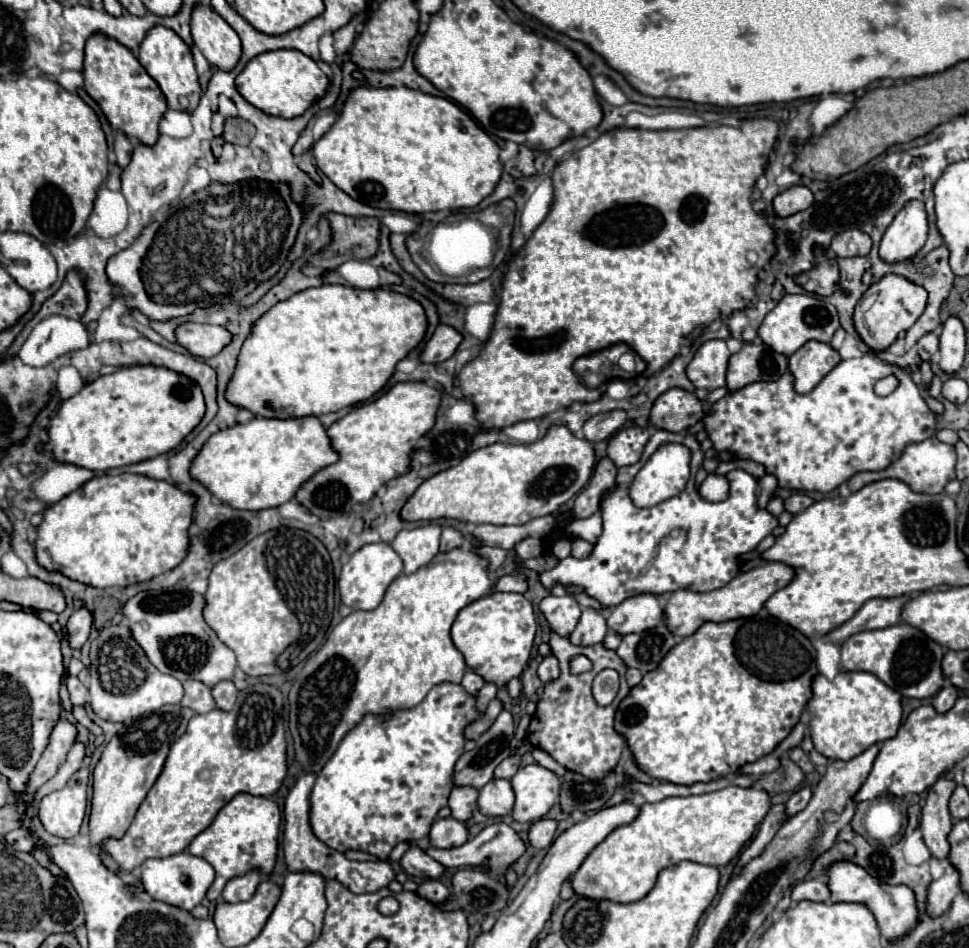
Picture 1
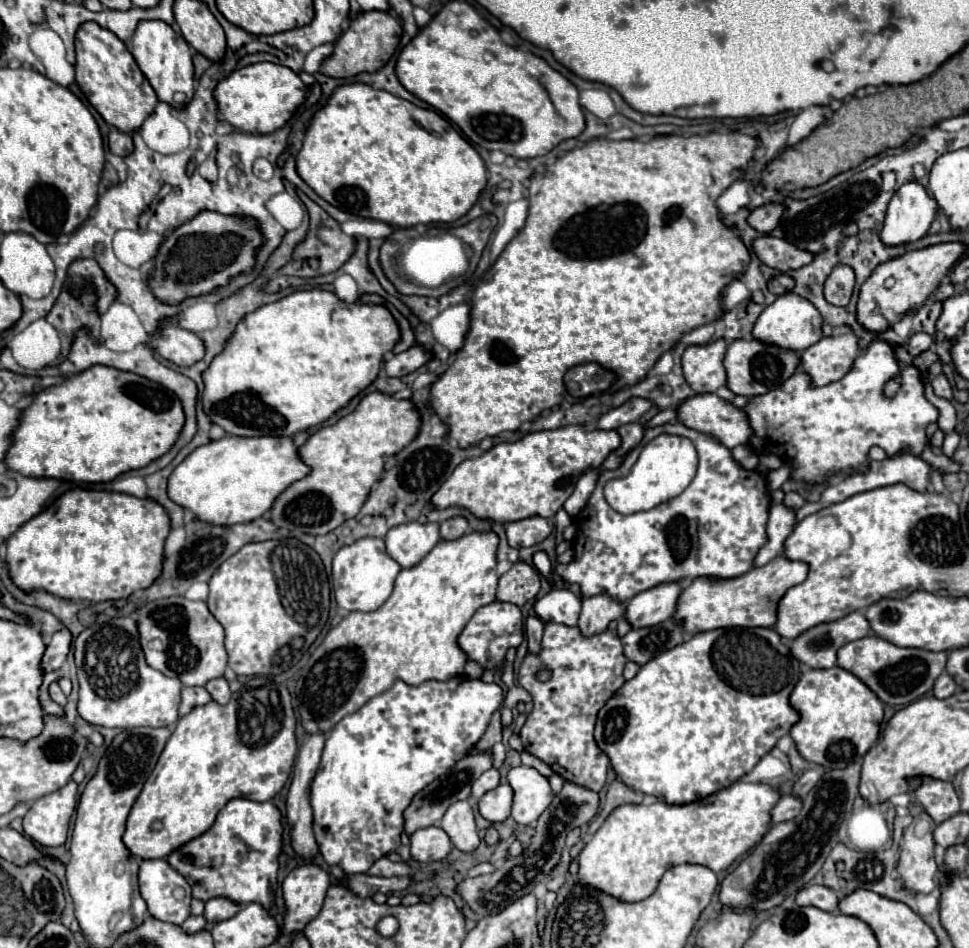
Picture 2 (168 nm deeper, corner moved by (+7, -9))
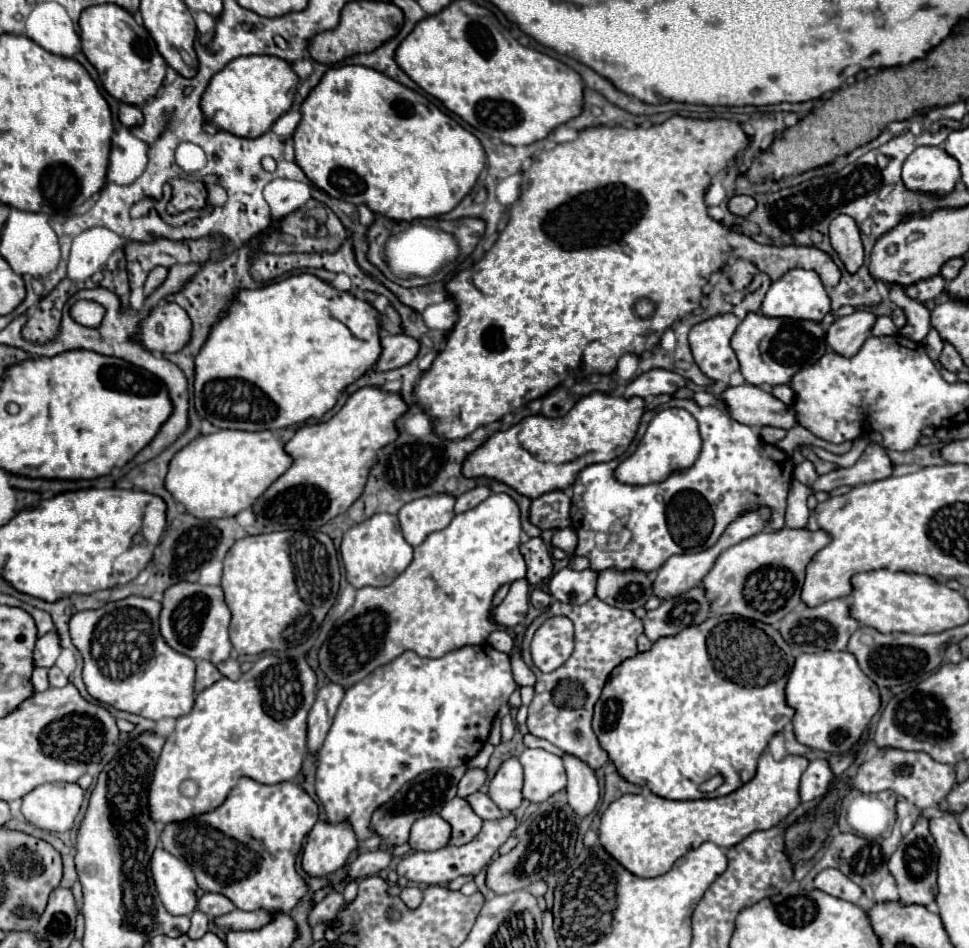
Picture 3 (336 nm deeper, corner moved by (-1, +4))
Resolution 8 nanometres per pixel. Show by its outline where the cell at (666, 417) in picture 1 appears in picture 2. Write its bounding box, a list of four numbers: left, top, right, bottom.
[677,394,753,448]

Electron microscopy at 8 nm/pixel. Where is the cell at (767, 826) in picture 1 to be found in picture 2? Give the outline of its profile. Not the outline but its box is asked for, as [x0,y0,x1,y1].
[771,796,801,826]

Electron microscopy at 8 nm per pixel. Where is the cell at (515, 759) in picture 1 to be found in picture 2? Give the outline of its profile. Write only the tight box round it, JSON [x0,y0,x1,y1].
[471,768,501,798]

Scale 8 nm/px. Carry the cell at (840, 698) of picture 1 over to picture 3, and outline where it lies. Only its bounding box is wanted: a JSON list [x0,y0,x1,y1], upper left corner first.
[785,651,881,753]

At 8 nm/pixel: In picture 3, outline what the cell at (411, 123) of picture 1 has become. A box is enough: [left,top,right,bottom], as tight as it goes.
[293,65,485,221]

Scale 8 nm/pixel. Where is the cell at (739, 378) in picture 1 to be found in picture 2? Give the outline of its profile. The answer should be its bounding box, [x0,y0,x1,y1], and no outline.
[725,340,799,396]

